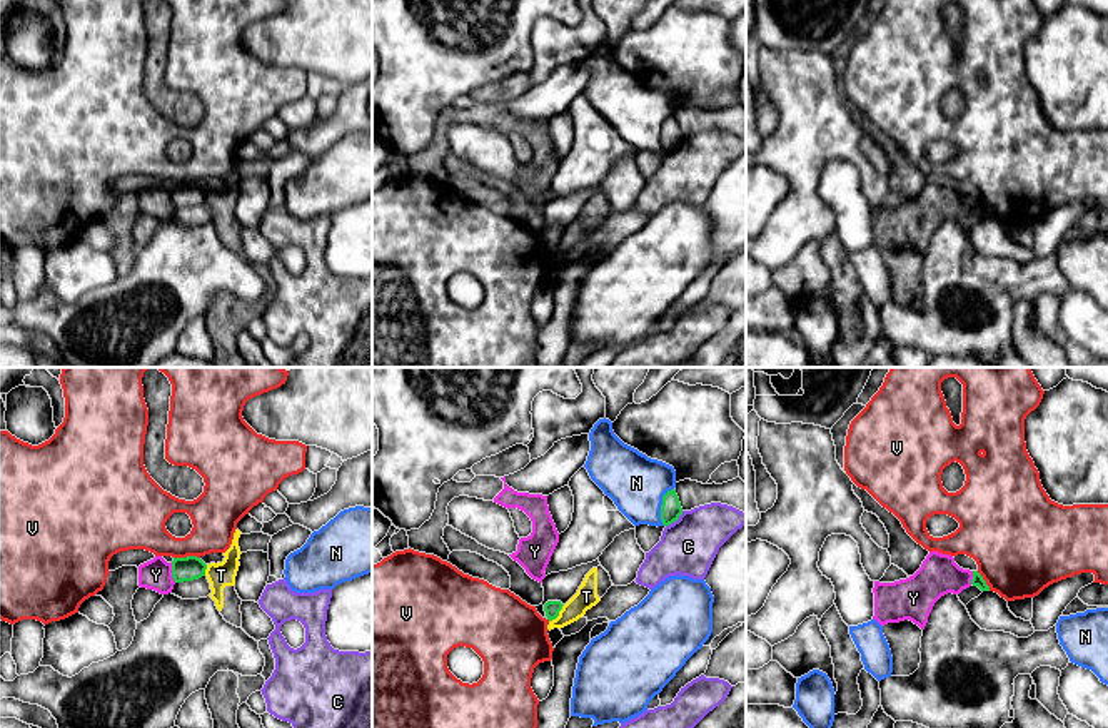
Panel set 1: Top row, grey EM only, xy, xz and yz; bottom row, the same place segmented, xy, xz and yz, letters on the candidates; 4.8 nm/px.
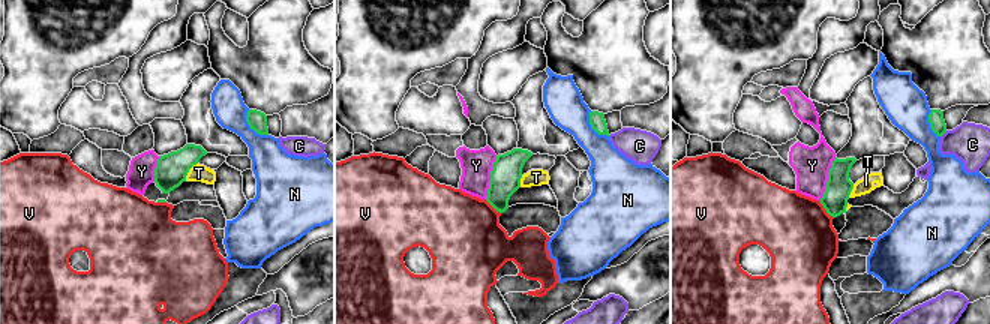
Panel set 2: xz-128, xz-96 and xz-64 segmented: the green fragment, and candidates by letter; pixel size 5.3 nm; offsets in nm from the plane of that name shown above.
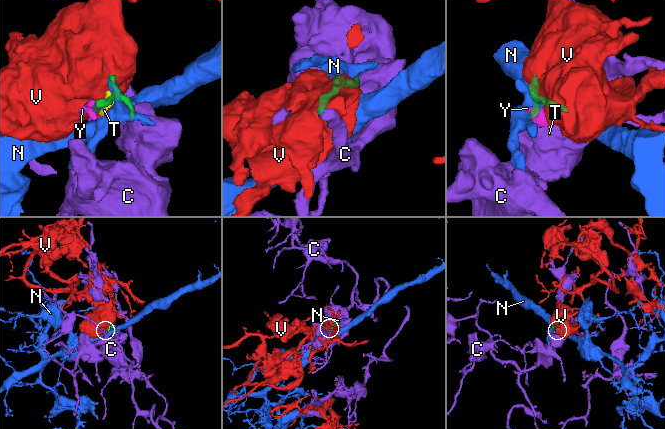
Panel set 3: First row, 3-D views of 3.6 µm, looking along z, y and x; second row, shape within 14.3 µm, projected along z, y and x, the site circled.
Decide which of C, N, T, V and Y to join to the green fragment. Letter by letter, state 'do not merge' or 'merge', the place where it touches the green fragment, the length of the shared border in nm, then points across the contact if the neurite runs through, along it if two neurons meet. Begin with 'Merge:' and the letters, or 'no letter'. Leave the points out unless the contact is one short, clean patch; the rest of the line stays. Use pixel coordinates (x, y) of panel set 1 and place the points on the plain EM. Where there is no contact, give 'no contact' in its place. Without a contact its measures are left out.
Merge: no letter
C: do not merge | xz (674, 146) | 120 nm | along xz (683, 137), (666, 152)
N: do not merge | xz (661, 132) | 190 nm
T: do not merge | xz (558, 241) | 120 nm | along xz (564, 231), (549, 247)
V: do not merge | xy (187, 182) | 130 nm
Y: do not merge | xy (172, 199) | 100 nm | along xy (171, 189), (171, 202), (176, 207)

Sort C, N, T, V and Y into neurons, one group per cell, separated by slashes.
C / N / T Y / V

